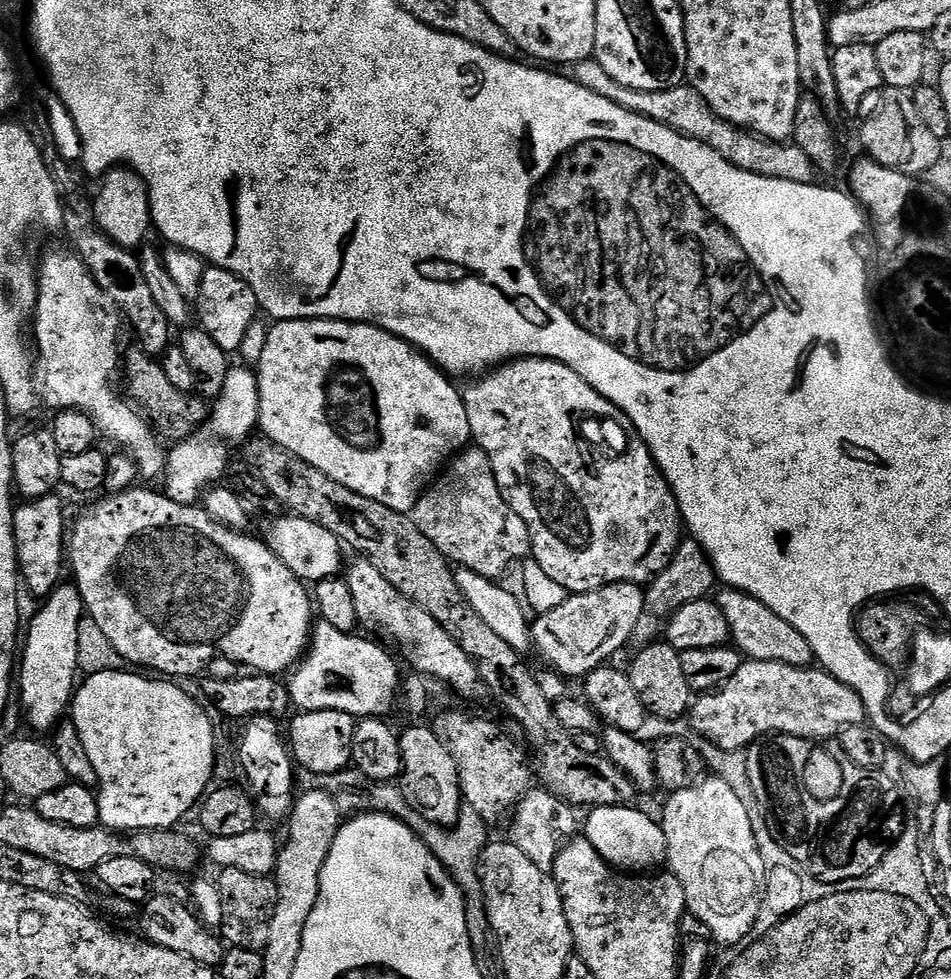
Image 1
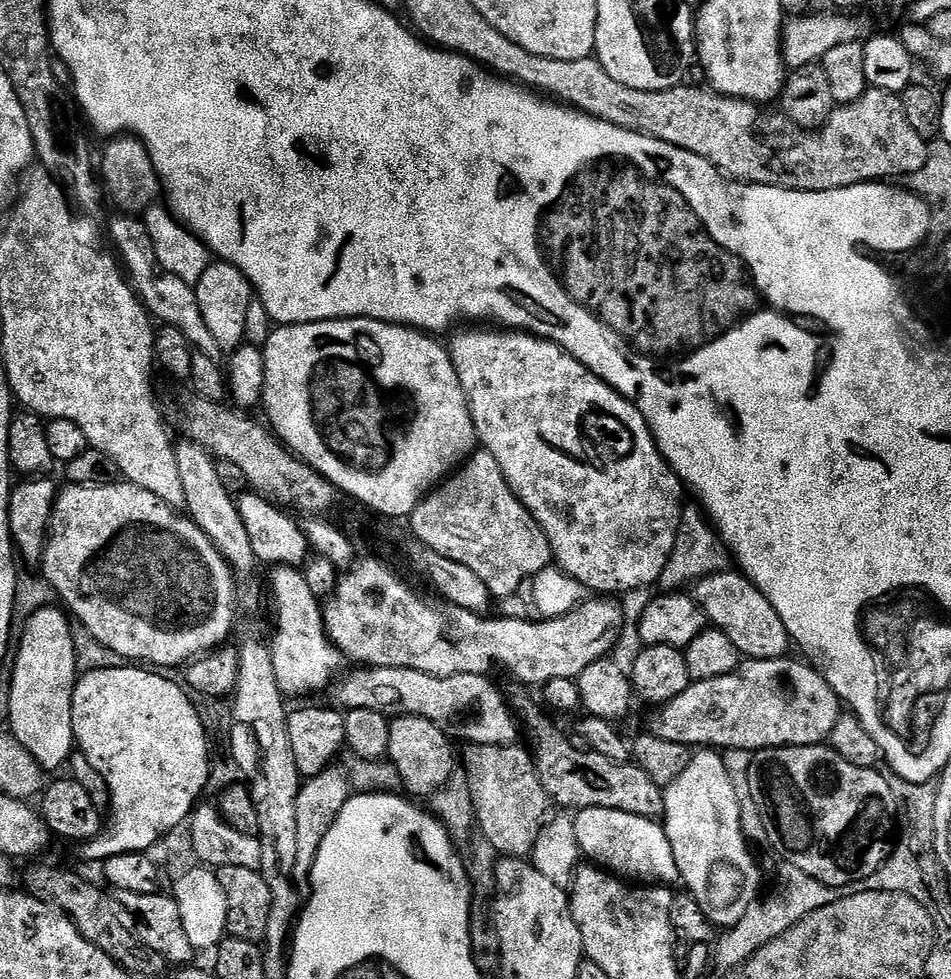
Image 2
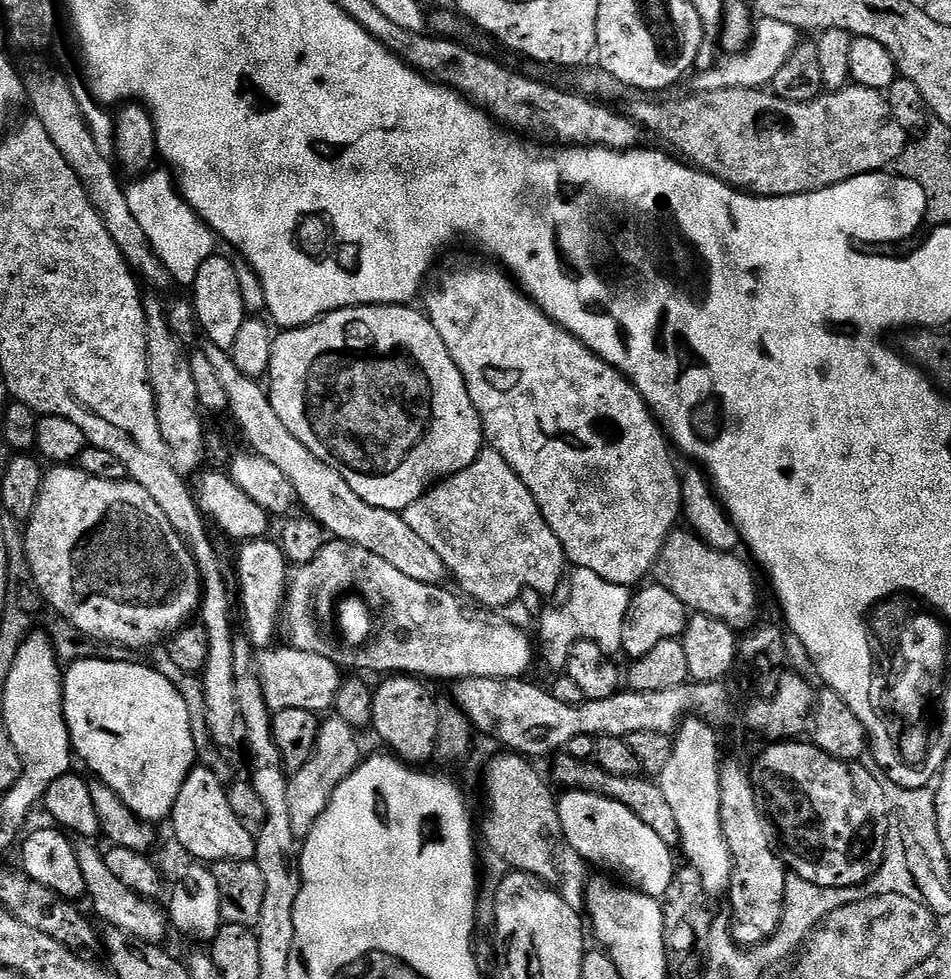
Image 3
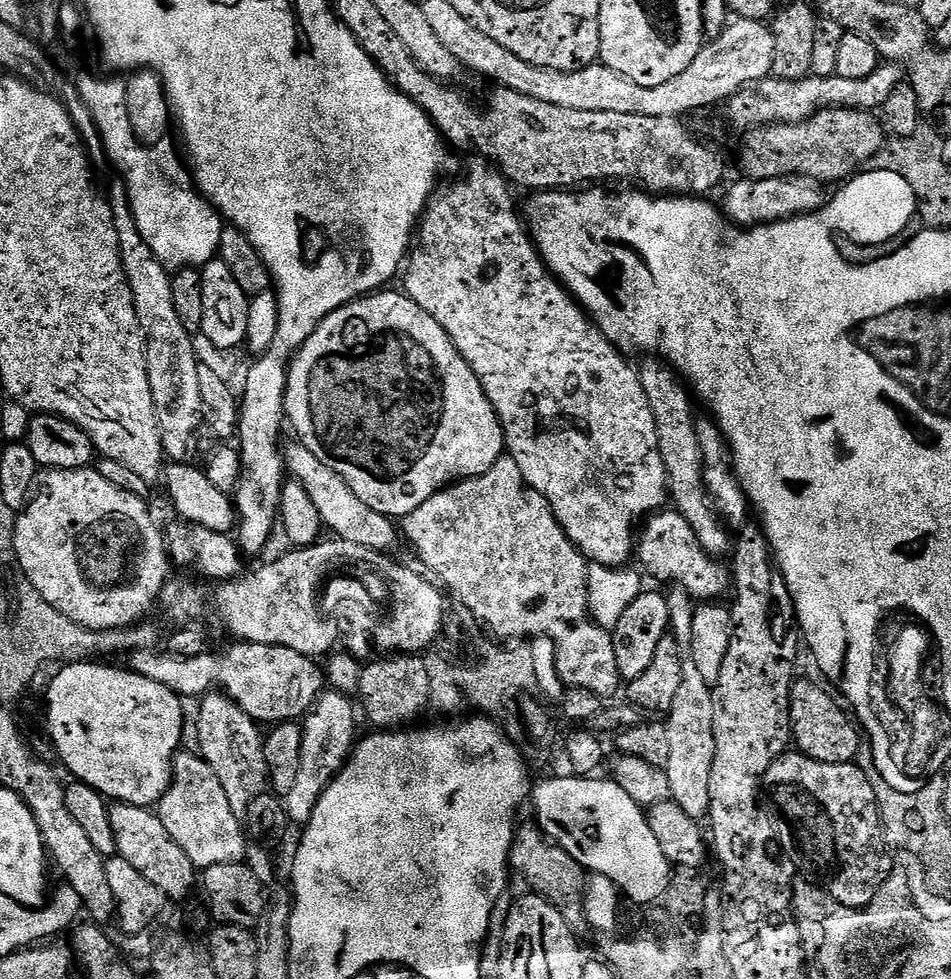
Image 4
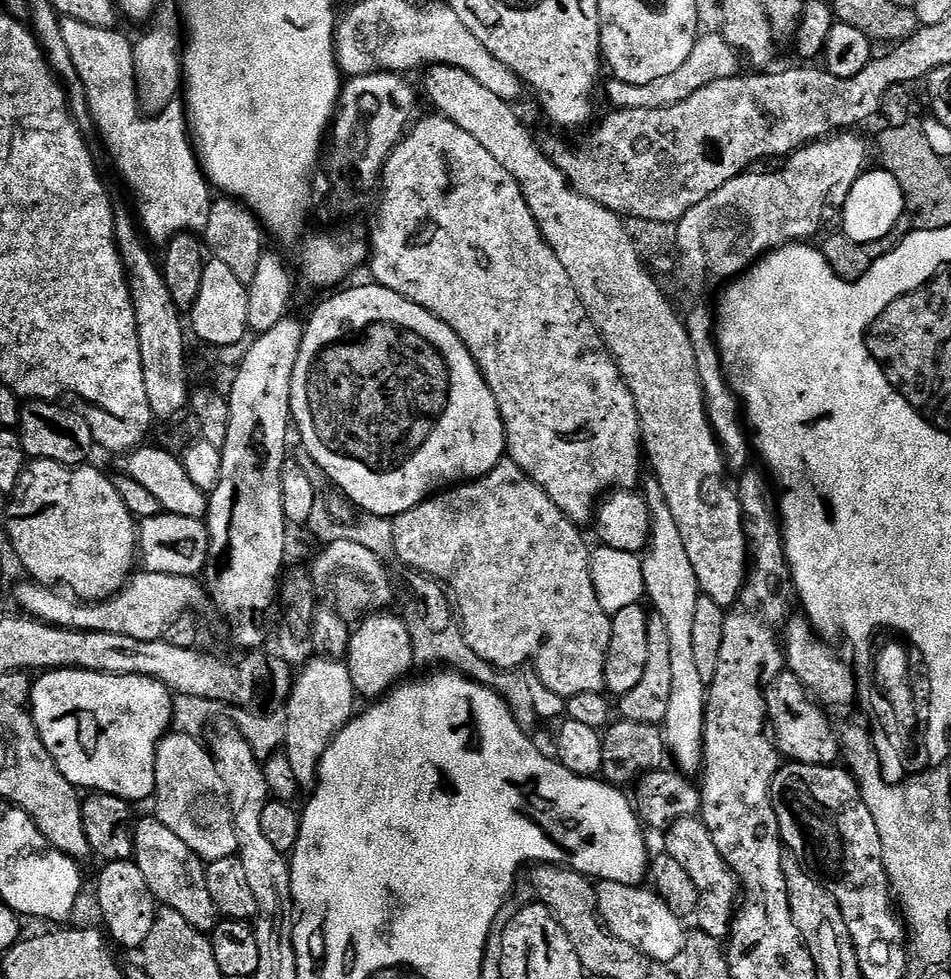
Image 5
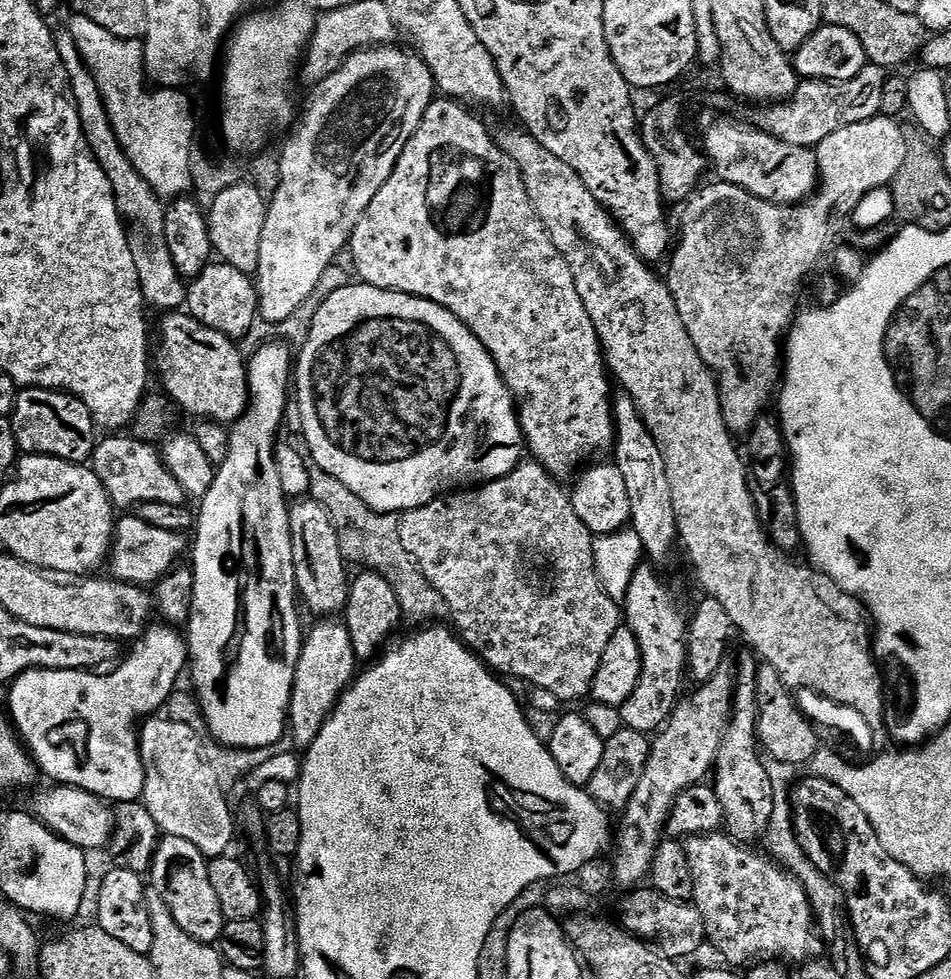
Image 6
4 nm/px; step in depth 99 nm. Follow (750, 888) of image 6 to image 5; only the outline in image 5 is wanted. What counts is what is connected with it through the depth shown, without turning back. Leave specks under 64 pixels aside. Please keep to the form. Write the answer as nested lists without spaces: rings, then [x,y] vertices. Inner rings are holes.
[[[691,816],[678,818],[678,822],[671,824],[663,833],[663,851],[675,858],[686,869],[694,882],[694,890],[698,890],[699,931],[712,935],[713,938],[723,941],[729,935],[734,913],[738,908],[738,885],[735,874],[730,866],[718,854],[718,846],[714,846],[714,838],[710,838],[710,830],[704,825],[703,819]]]

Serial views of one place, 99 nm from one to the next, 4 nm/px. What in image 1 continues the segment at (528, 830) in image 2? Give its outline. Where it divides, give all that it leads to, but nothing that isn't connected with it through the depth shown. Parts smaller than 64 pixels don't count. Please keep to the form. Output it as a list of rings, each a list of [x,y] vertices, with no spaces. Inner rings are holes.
[[[443,712],[439,713],[441,716],[436,721],[431,721],[430,727],[438,734],[442,746],[446,746],[450,758],[454,758],[458,766],[460,789],[464,794],[463,803],[473,808],[490,826],[496,826],[530,790],[534,772],[533,769],[532,772],[528,769],[529,757],[525,749],[520,749],[494,721],[471,716],[468,712]]]

